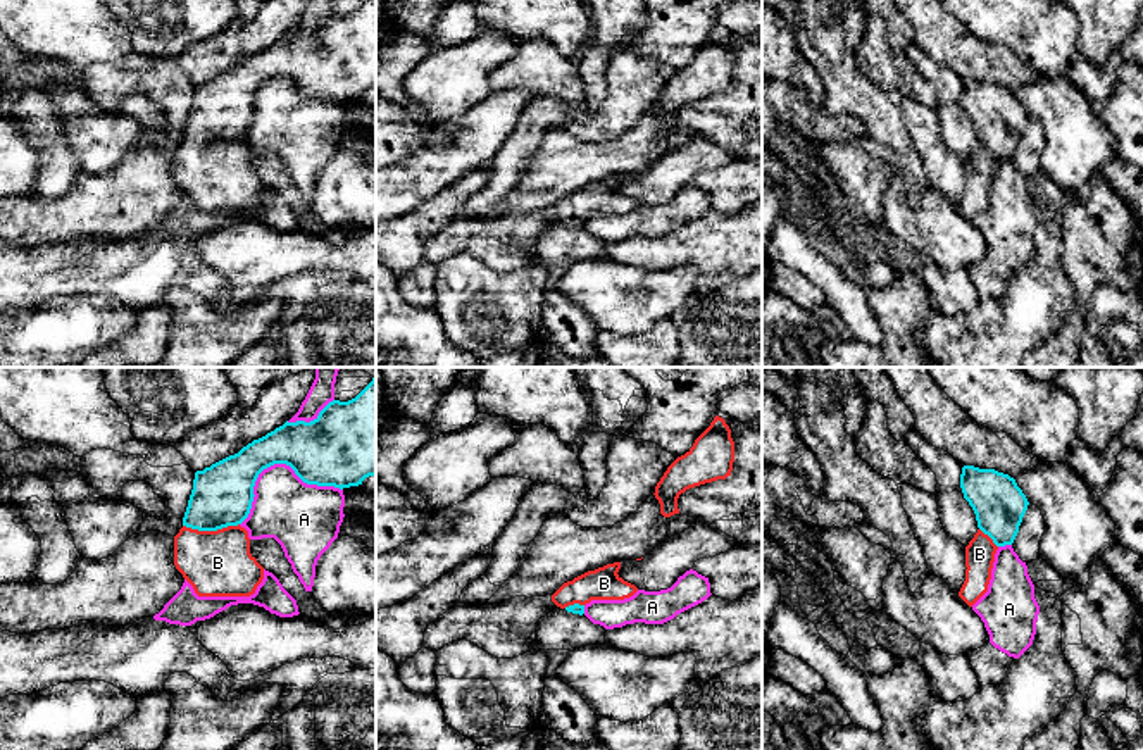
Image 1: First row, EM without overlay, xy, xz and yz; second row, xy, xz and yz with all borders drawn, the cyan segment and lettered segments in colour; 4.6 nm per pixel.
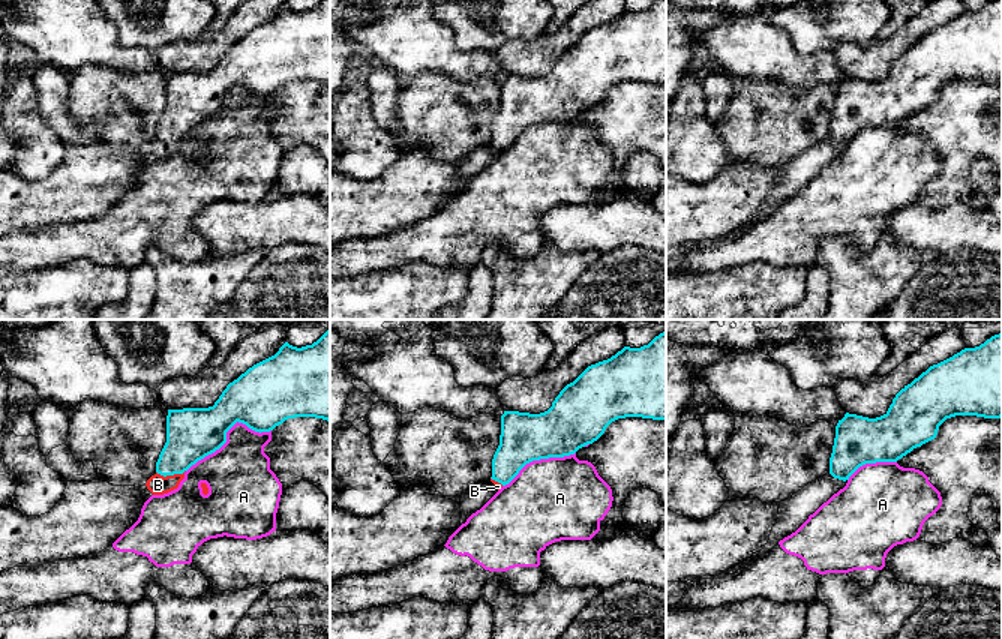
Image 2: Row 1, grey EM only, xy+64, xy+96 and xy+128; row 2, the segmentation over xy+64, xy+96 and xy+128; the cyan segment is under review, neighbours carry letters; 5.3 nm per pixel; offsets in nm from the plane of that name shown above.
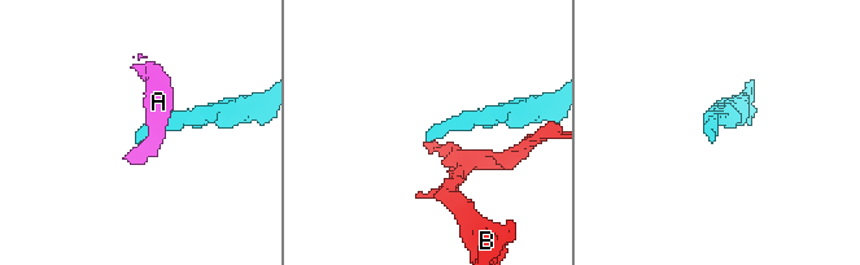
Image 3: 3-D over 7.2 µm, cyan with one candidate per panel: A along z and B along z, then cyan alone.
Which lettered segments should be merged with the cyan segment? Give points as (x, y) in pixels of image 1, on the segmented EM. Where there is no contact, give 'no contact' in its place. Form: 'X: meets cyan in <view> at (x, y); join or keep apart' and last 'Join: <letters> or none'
A: meets cyan in xy at (274, 462); keep apart
B: meets cyan in xy at (211, 530); join
Join: B

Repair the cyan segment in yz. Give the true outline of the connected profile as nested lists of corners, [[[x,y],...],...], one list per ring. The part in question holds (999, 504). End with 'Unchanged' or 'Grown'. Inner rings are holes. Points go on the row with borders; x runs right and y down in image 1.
[[[964,466],[960,488],[979,528],[965,547],[965,581],[959,591],[972,607],[988,591],[995,553],[1014,543],[1029,502],[1014,478],[995,469]]]. Grown

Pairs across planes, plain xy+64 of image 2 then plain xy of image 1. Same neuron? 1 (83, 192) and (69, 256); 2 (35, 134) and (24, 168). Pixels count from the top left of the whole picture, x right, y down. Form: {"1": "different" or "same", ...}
{"1": "different", "2": "different"}

